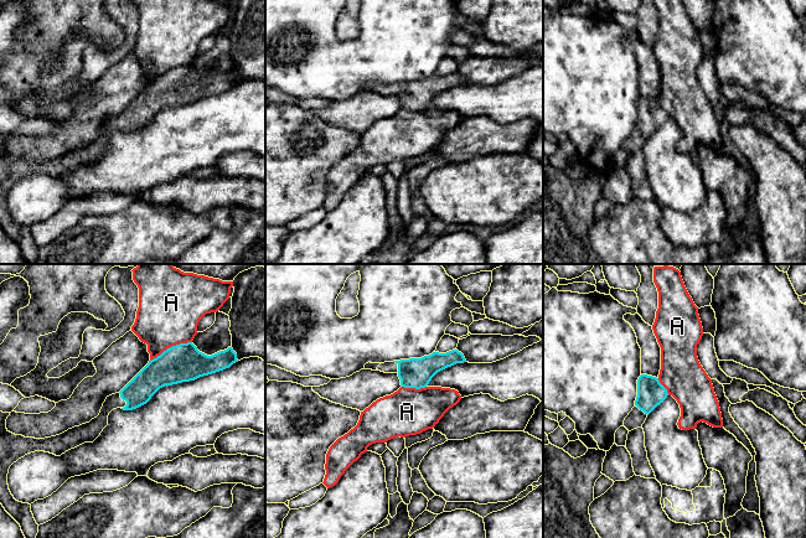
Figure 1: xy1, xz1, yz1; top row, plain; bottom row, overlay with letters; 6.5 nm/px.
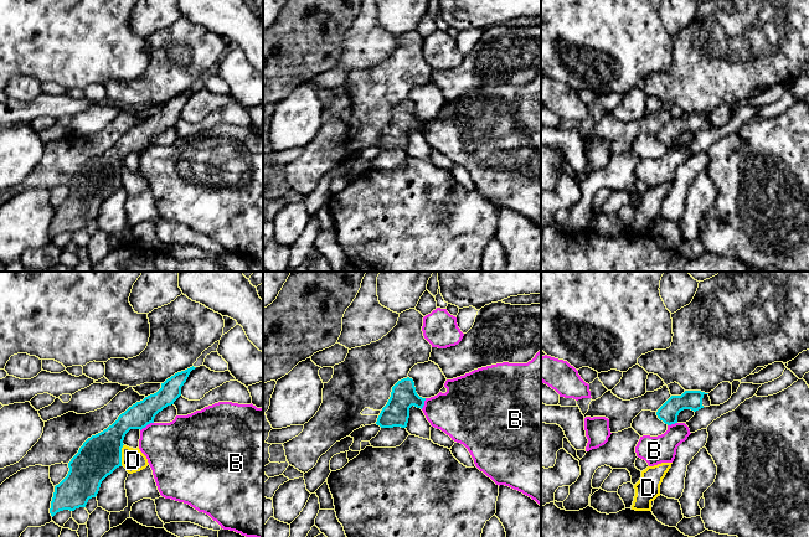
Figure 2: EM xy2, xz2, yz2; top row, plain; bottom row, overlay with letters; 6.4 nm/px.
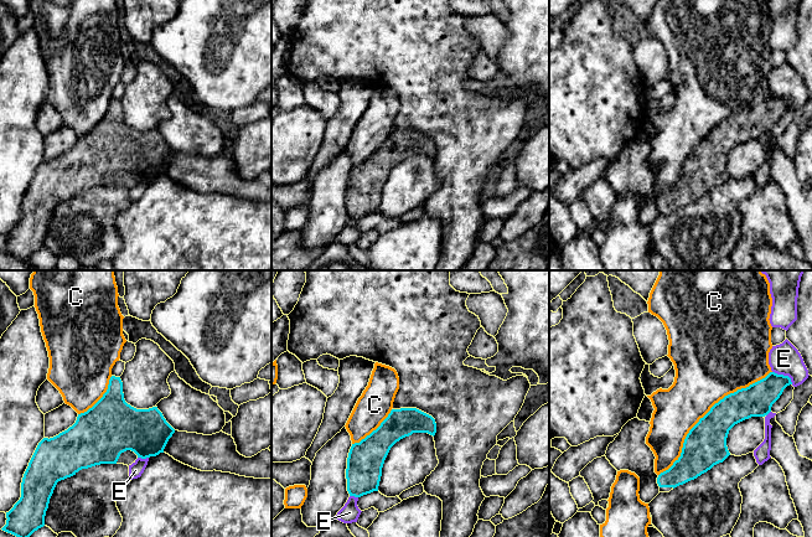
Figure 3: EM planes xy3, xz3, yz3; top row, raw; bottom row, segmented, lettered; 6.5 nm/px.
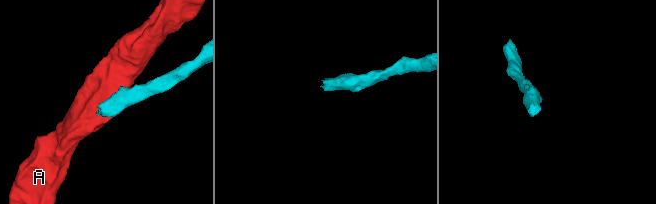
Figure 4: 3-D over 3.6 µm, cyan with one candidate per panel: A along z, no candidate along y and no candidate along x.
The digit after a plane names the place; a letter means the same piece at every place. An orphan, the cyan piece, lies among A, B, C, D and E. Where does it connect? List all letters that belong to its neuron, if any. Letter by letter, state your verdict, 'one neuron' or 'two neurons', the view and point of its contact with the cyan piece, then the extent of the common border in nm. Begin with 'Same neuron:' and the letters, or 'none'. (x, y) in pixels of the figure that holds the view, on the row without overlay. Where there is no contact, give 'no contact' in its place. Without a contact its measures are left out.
Same neuron: none
A: two neurons | xy1 (170, 70) | 320 nm
B: two neurons | xy2 (147, 146) | 110 nm
C: two neurons | yz3 (707, 135) | 1000 nm
D: two neurons | xy2 (120, 176) | 140 nm
E: two neurons | yz3 (782, 97) | 160 nm

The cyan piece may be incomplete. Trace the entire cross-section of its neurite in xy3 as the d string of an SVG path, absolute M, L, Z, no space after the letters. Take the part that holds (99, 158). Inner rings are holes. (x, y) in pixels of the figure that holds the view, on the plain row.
M112 98L103 119L87 134L78 136L76 145L53 160L43 160L24 196L21 220L6 234L2 253L21 262L29 260L45 248L45 238L50 221L58 203L76 197L82 191L100 186L117 186L121 175L134 174L138 180L146 181L164 175L175 151L166 144L157 129L136 131L124 122L120 99Z

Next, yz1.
M641 97L637 102L637 119L635 129L624 143L624 149L631 154L641 150L647 138L660 128L668 115L658 100Z

